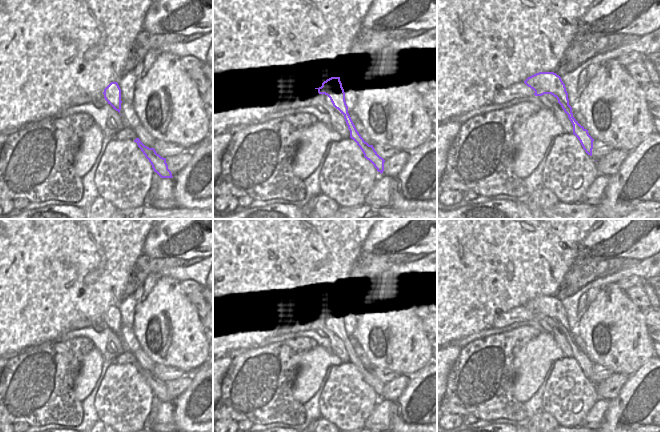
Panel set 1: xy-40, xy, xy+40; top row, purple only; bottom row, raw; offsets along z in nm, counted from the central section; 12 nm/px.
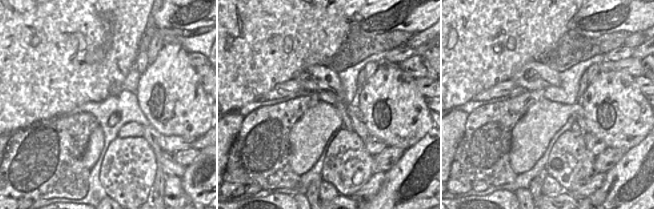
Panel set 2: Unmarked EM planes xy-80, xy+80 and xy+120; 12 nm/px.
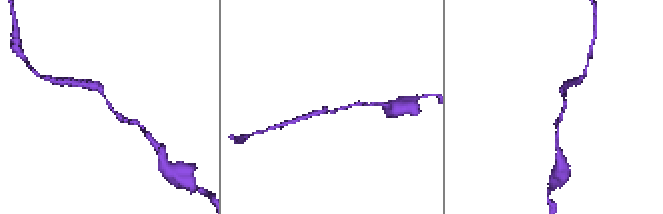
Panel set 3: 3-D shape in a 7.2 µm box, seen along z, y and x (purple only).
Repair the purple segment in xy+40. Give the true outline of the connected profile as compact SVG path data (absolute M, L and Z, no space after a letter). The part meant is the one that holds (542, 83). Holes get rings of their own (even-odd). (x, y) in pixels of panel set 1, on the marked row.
M539 72L528 77L524 83L535 91L535 96L551 94L557 98L558 103L573 125L573 134L578 138L585 152L592 156L594 139L589 135L588 130L581 126L573 117L568 93L561 77L554 72Z

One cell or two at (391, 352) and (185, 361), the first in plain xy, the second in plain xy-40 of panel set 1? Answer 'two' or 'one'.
one

